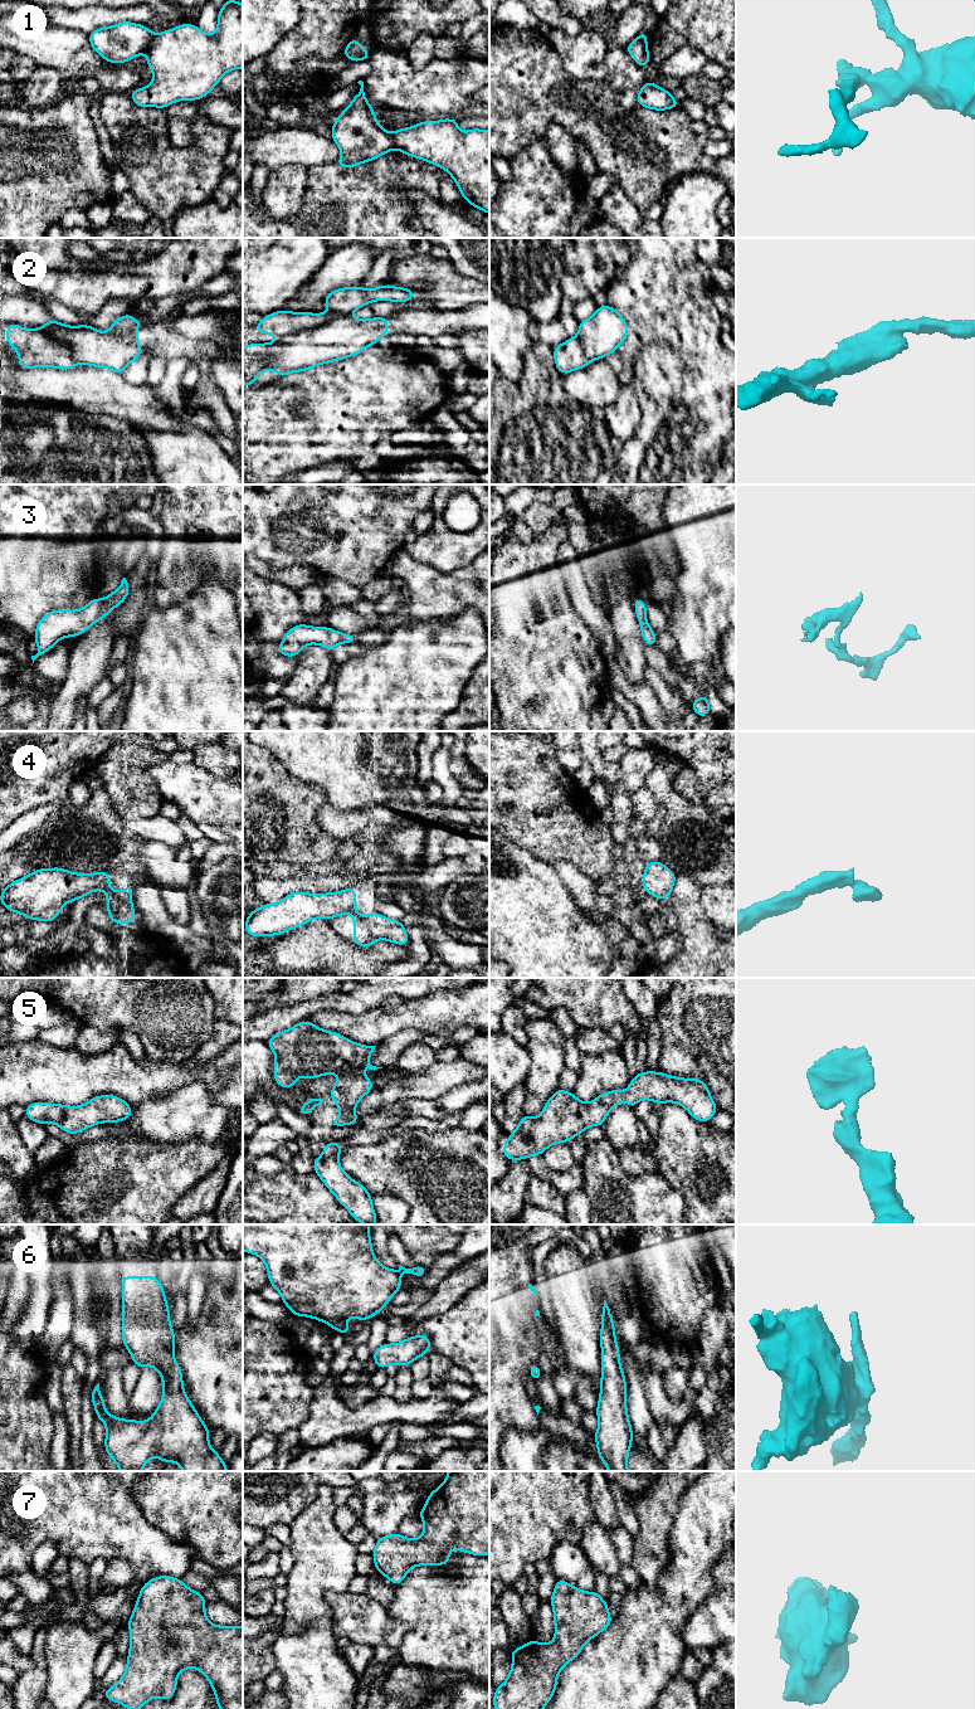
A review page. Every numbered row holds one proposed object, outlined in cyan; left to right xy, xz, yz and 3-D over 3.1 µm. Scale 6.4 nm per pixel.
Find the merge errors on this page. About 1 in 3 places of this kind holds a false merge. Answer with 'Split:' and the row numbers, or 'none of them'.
Split: 1, 2, 4

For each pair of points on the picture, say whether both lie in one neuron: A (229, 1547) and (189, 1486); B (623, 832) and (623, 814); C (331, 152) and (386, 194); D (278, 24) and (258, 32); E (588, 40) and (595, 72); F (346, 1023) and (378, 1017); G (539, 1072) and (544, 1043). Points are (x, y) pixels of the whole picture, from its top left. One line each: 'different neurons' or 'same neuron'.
A: same neuron
B: same neuron
C: different neurons
D: same neuron
E: same neuron
F: same neuron
G: same neuron

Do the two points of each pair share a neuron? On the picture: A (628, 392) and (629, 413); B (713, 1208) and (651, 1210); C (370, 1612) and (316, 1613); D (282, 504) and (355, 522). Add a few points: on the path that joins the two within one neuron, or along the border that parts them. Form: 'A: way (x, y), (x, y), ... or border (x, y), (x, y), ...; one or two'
A: way (628, 397), (628, 408); one
B: border (669, 1183), (681, 1193), (686, 1211); two
C: border (347, 1591), (325, 1595), (336, 1637); two
D: way (300, 504), (313, 505), (331, 522), (337, 522); one

